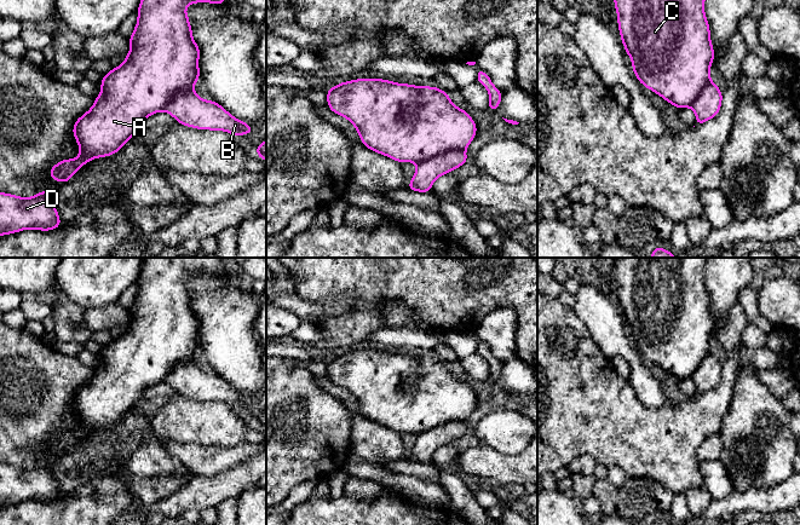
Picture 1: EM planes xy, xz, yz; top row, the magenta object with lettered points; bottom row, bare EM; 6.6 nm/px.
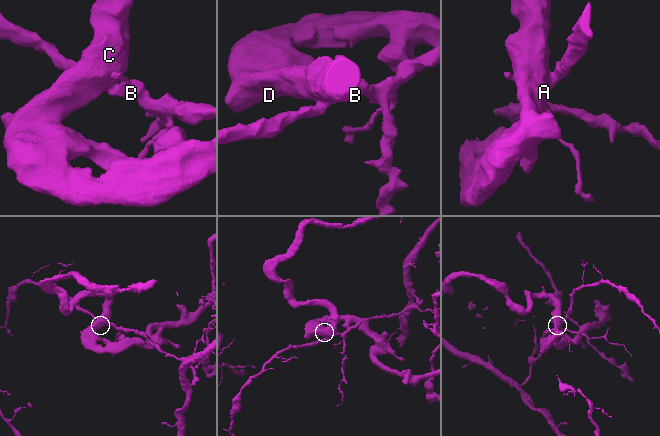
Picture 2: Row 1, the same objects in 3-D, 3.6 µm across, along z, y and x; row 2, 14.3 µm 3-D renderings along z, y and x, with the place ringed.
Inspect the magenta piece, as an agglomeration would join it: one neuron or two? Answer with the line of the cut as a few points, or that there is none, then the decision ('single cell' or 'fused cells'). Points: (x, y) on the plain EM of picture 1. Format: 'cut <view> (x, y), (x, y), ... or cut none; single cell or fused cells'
cut none; single cell

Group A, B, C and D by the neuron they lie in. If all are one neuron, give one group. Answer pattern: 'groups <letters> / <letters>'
groups A B C D

